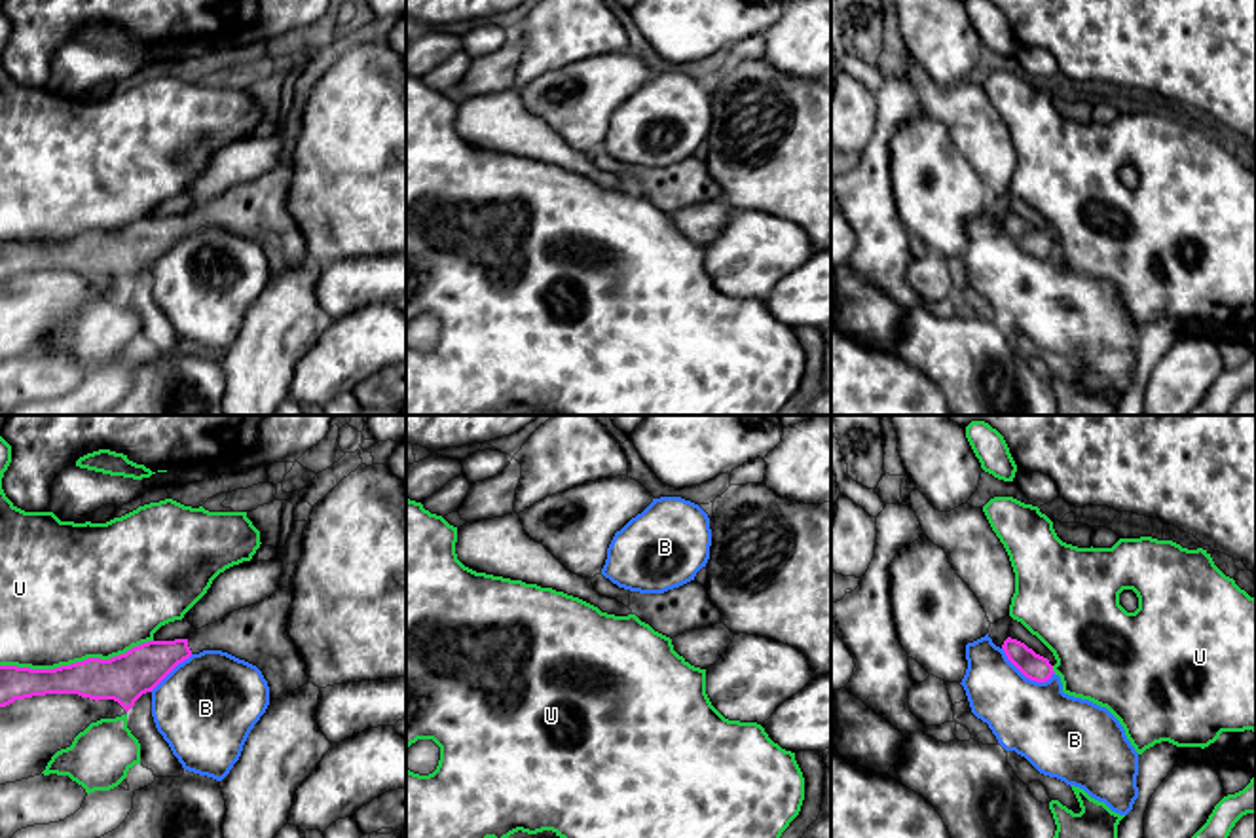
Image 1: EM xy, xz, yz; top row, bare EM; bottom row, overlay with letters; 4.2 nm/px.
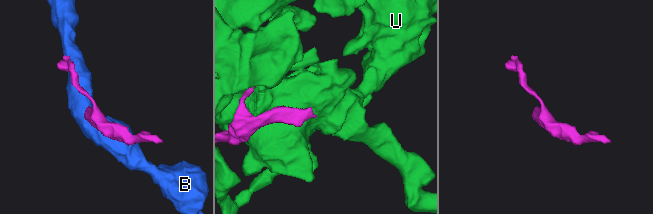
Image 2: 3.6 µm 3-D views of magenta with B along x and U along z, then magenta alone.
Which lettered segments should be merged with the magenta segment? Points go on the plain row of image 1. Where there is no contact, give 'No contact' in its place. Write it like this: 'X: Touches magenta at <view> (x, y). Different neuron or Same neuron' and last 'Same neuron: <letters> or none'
B: Touches magenta at yz (1025, 251). Different neuron
U: Touches magenta at xy (76, 237). Different neuron
Same neuron: none

